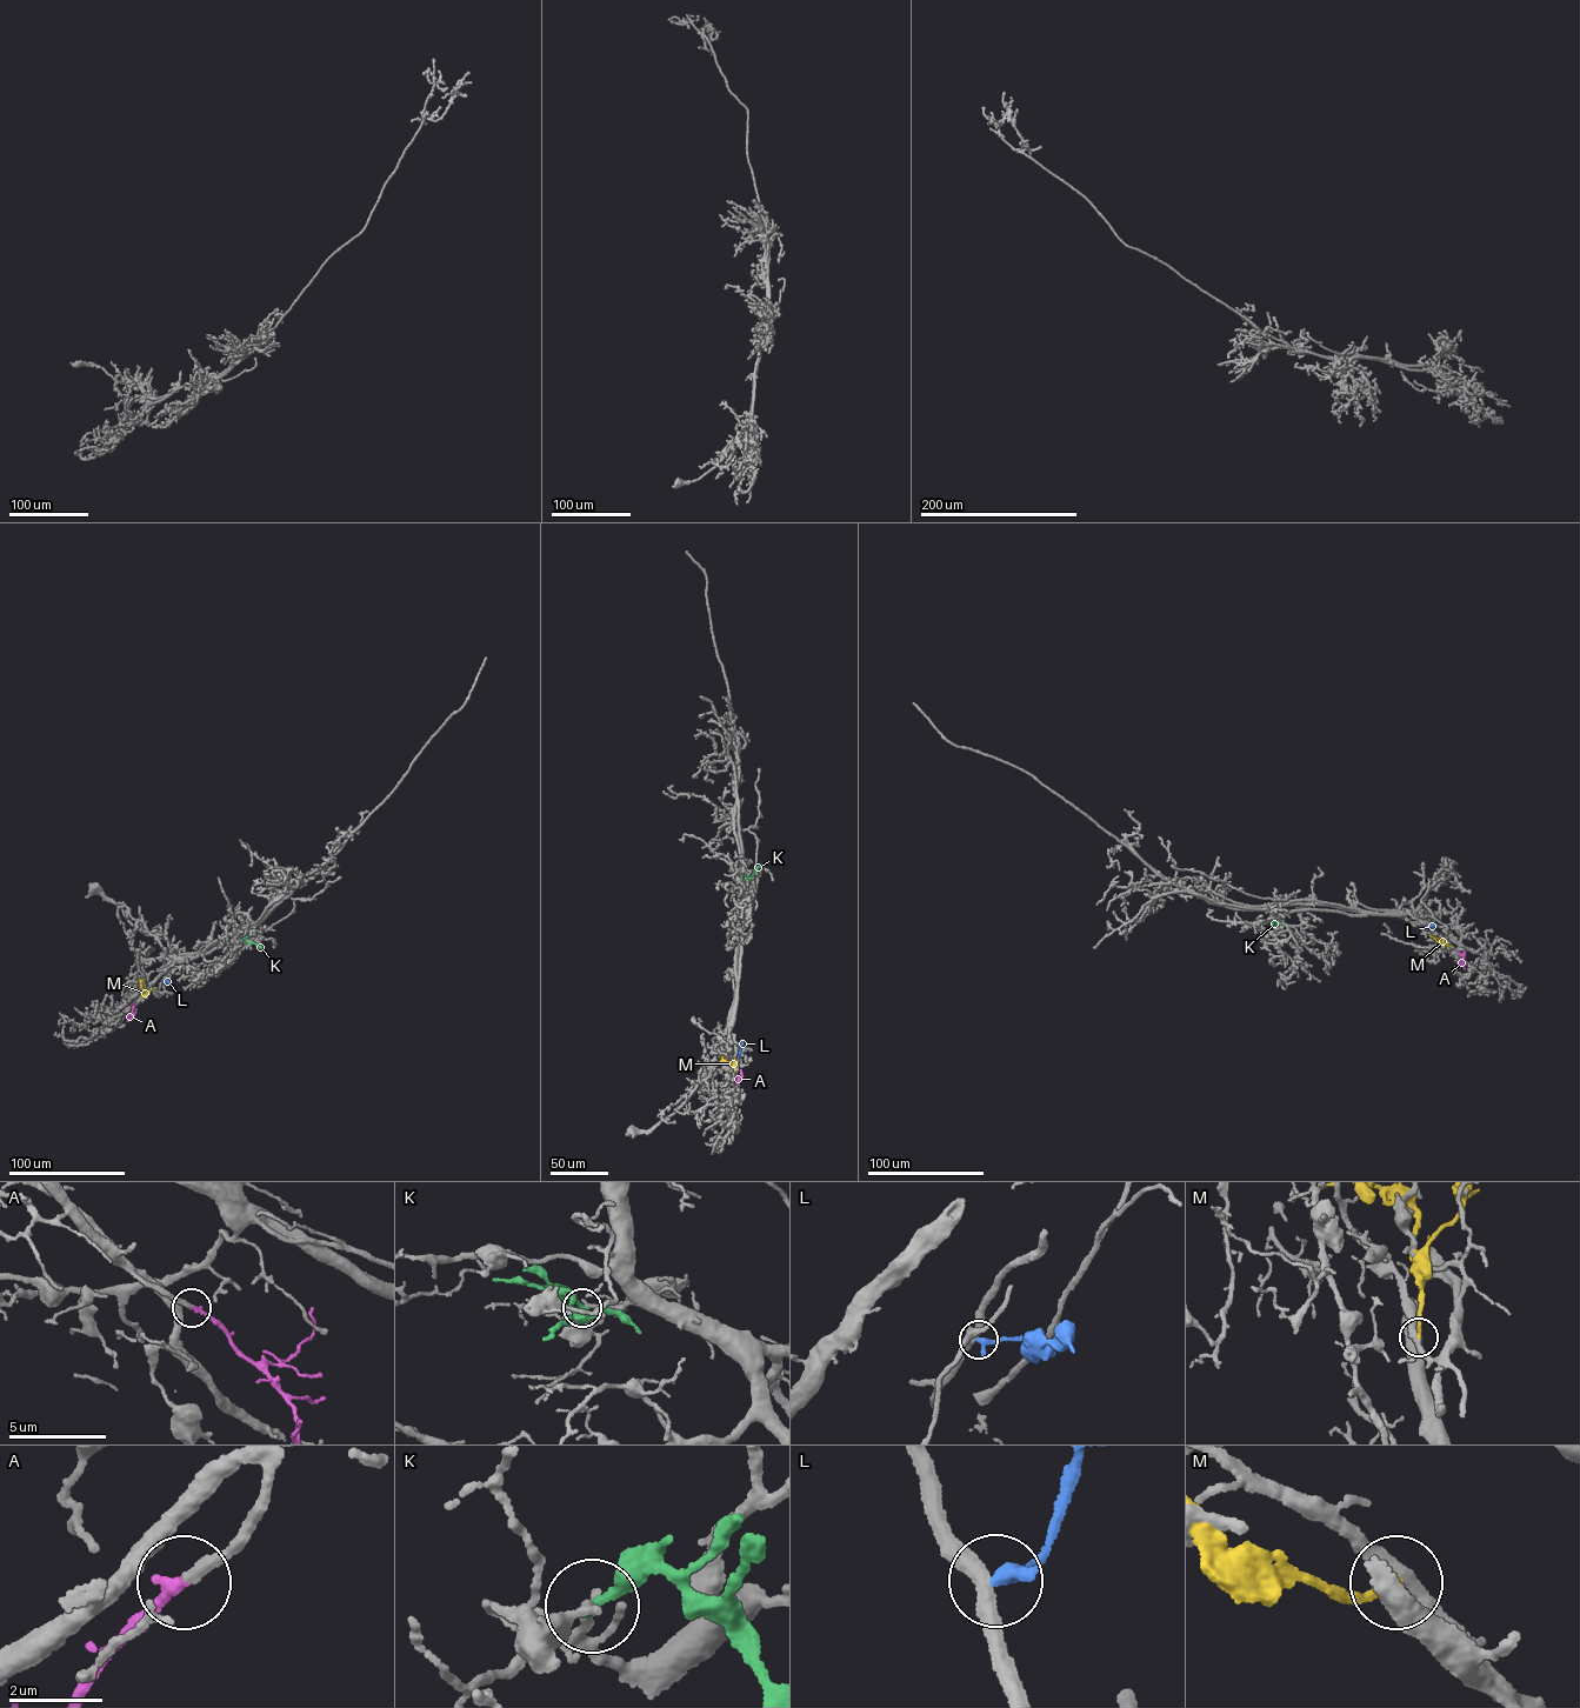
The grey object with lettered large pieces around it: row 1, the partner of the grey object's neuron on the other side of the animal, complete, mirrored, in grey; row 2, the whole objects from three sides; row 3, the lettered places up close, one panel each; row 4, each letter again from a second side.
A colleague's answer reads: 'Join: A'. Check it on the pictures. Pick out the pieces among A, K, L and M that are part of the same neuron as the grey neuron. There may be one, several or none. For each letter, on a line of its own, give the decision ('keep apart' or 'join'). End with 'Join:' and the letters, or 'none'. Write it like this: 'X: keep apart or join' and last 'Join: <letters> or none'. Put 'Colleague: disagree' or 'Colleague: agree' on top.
Colleague: agree
A: join
K: keep apart
L: keep apart
M: keep apart
Join: A

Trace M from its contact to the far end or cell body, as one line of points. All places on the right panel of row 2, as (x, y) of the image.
M: (1451, 946), (1432, 936), (1435, 936)

